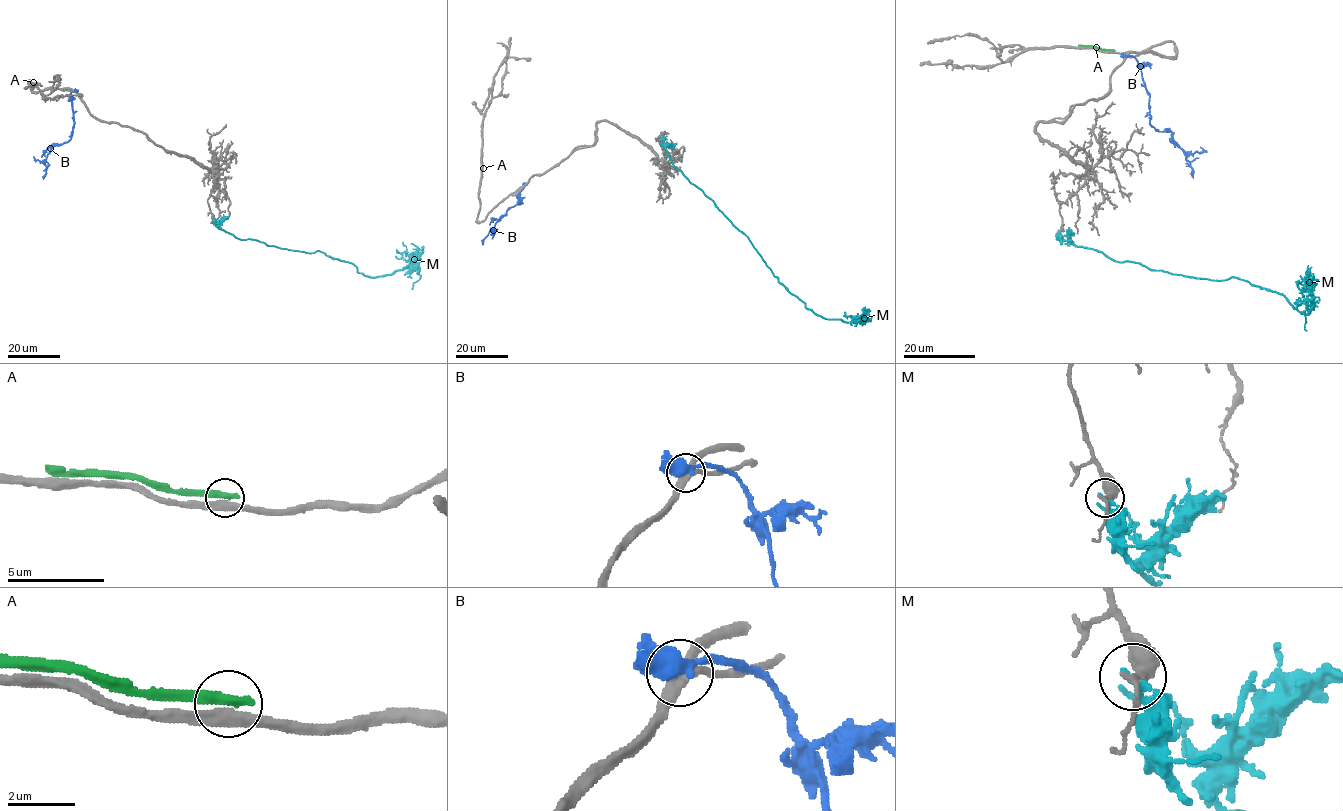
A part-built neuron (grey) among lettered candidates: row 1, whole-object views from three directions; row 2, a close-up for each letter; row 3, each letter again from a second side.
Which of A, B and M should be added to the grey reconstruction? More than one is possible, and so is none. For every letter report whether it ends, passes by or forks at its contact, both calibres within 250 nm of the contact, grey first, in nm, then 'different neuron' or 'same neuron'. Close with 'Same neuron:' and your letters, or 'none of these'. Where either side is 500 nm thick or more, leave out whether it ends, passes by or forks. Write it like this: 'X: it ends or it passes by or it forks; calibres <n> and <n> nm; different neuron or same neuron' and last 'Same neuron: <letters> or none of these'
A: it ends; calibres 340 and 360 nm; different neuron
B: it passes by; calibres 300 and 440 nm; different neuron
M: it ends; calibres 240 and 200 nm; different neuron
Same neuron: none of these

